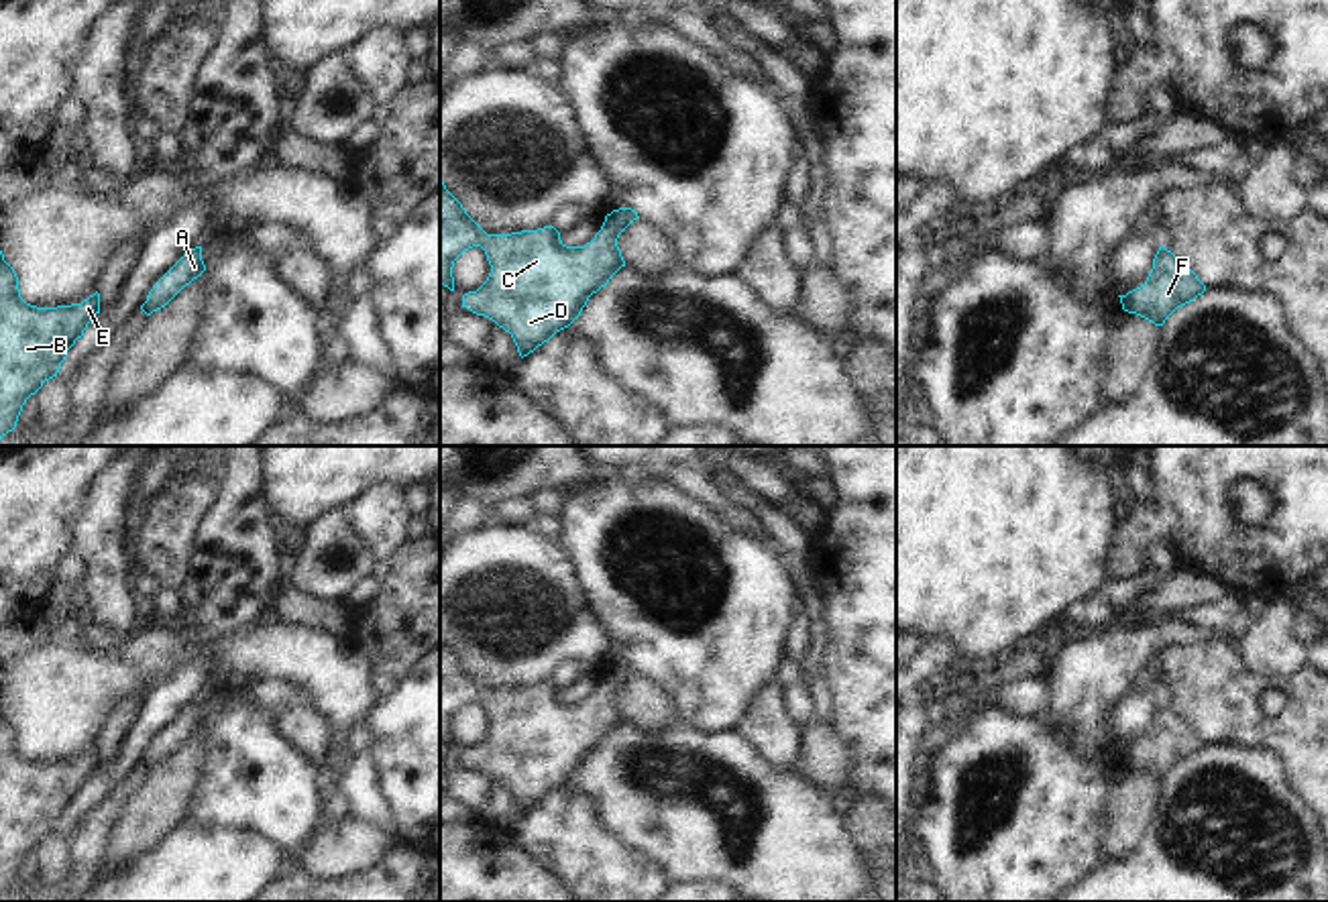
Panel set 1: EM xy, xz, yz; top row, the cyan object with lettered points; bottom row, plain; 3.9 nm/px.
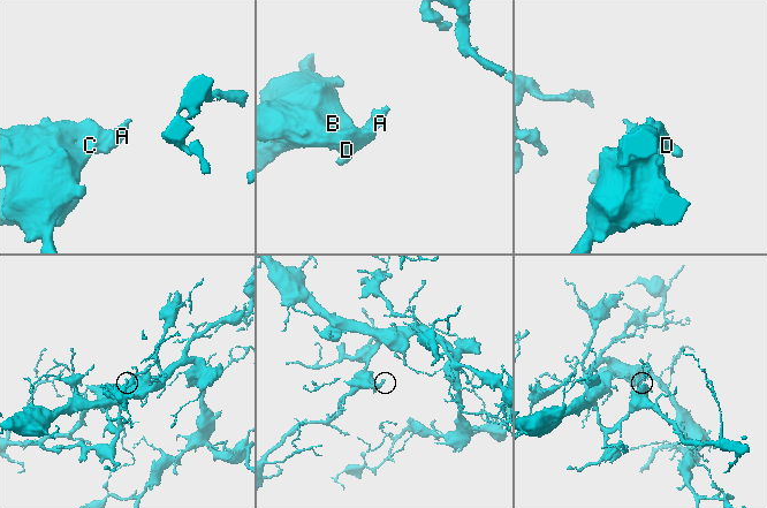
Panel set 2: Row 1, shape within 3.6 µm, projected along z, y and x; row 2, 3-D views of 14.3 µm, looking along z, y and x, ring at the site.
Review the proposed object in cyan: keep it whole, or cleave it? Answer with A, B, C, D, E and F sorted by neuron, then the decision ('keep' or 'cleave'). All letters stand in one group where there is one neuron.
groups A B C D E F; keep

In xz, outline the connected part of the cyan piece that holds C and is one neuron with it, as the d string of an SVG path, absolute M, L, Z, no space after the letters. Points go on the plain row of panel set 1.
M440 635L440 741L454 747L454 717L464 707L481 702L491 721L491 729L477 747L462 751L462 764L493 776L509 788L523 814L556 788L568 784L580 772L589 753L625 723L617 694L638 674L638 668L631 664L613 666L605 672L595 694L585 702L566 702L554 682L511 690L487 690Z

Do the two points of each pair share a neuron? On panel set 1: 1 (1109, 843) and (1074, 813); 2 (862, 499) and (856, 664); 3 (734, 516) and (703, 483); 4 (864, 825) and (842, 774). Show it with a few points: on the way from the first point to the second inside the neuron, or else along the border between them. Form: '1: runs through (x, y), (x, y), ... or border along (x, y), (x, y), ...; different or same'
1: border along (1111, 788), (1098, 839), (1098, 864); different
2: runs through (862, 540), (862, 624); same
3: runs through (726, 508), (707, 491); same
4: runs through (864, 813), (864, 803), (852, 786); same

